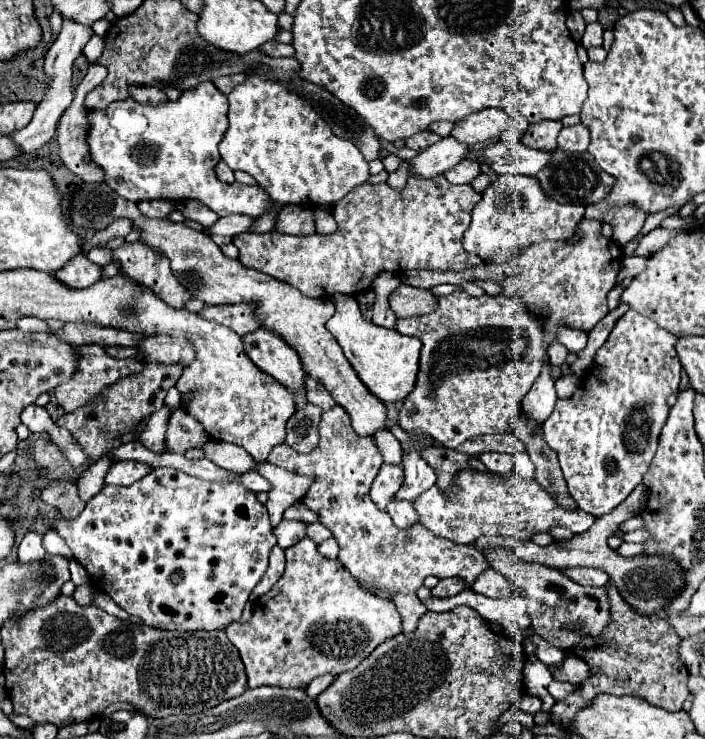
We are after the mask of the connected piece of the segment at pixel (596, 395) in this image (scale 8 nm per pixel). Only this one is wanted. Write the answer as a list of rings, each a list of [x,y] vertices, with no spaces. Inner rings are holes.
[[[627,310],[611,330],[607,342],[597,350],[591,370],[583,376],[571,398],[557,400],[555,410],[543,422],[543,440],[557,452],[569,494],[577,506],[591,516],[603,516],[619,506],[635,486],[641,484],[659,442],[659,434],[669,416],[667,398],[675,394],[681,380],[681,364],[675,352],[675,336],[651,318]]]

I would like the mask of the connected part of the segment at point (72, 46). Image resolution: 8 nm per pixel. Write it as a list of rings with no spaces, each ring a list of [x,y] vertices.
[[[63,22],[63,28],[61,28],[61,34],[59,38],[55,40],[55,44],[51,46],[51,50],[47,52],[45,56],[45,64],[43,64],[43,72],[47,76],[47,90],[45,90],[45,98],[41,100],[41,104],[37,106],[35,110],[35,116],[33,120],[27,124],[27,128],[11,134],[11,138],[23,148],[23,152],[33,152],[37,148],[41,148],[43,144],[47,144],[53,136],[55,136],[55,130],[57,130],[57,122],[61,118],[61,114],[67,110],[67,106],[71,106],[73,102],[73,84],[71,84],[71,76],[73,76],[73,60],[81,54],[83,46],[87,44],[87,40],[93,36],[93,30],[91,28],[83,28],[79,24],[71,24],[71,22]]]

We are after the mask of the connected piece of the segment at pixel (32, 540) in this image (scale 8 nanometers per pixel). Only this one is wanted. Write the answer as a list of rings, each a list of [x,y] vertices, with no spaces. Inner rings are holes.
[[[27,532],[23,542],[19,544],[19,560],[21,562],[31,562],[31,560],[41,560],[45,556],[43,548],[43,534],[39,532]]]

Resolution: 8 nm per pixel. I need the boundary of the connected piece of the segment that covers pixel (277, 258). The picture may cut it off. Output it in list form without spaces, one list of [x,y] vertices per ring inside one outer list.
[[[409,176],[407,188],[395,192],[387,184],[363,184],[351,190],[339,204],[331,208],[331,214],[337,222],[337,232],[323,236],[289,236],[281,232],[245,232],[233,238],[233,244],[239,248],[239,262],[247,268],[255,268],[263,274],[269,274],[275,280],[281,280],[301,294],[311,298],[331,298],[335,292],[357,296],[363,290],[369,290],[373,278],[383,272],[407,272],[407,270],[463,270],[473,264],[473,256],[465,252],[461,240],[463,232],[469,228],[471,210],[479,202],[481,194],[473,192],[469,184],[457,186],[445,180],[445,176],[435,176],[431,180],[417,180]]]

